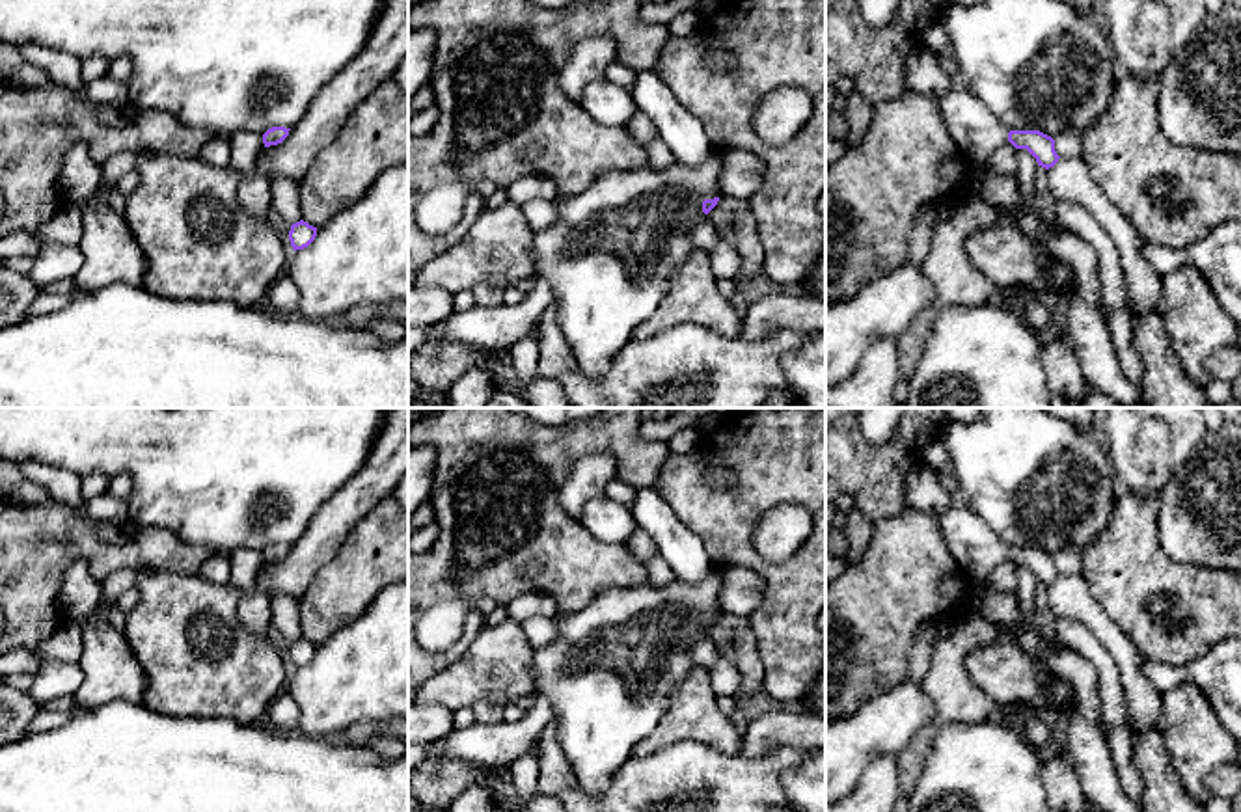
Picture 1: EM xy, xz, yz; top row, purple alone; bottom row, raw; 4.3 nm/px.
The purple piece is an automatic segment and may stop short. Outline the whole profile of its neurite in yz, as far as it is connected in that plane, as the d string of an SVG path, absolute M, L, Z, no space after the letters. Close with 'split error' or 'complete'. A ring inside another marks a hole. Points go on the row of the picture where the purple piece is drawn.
M950 89L937 101L950 138L978 173L986 169L993 149L1004 142L1010 142L1016 149L1027 149L1045 169L1060 158L1051 136L1040 130L1010 130L967 89Z | split error

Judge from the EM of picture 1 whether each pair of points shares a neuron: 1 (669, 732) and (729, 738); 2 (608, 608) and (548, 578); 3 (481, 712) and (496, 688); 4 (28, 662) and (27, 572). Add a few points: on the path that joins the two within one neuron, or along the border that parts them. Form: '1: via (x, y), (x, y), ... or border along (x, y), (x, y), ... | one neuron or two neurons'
1: via (684, 730), (714, 730) | one neuron
2: border along (632, 583), (608, 587), (572, 611), (556, 611) | two neurons
3: border along (505, 704), (476, 703), (470, 706) | two neurons
4: border along (19, 647), (30, 649) | two neurons

